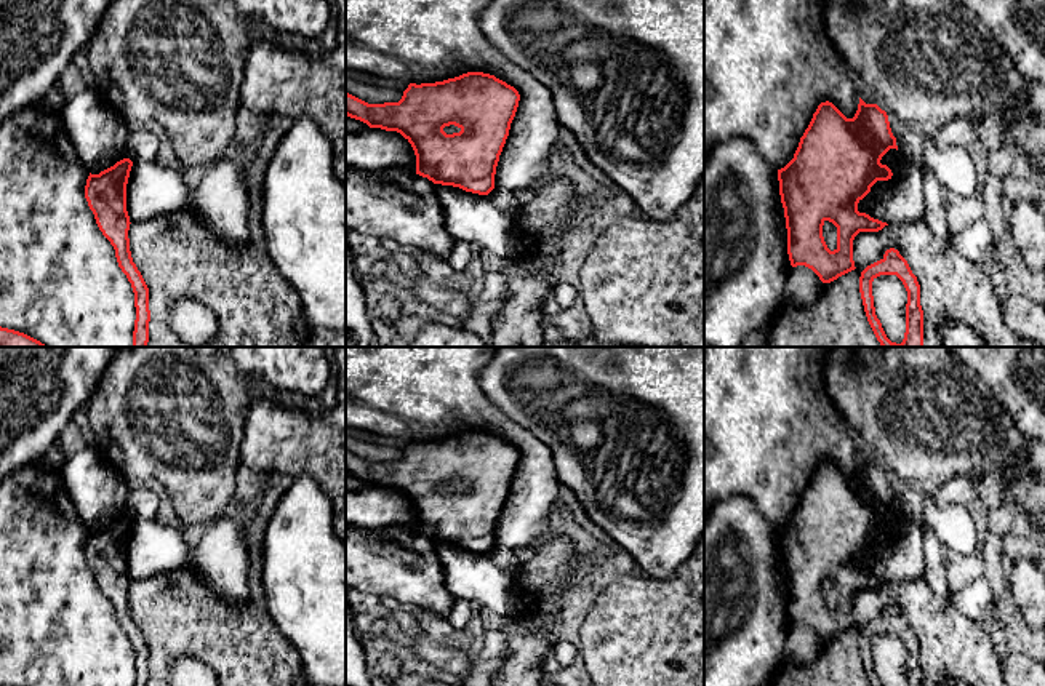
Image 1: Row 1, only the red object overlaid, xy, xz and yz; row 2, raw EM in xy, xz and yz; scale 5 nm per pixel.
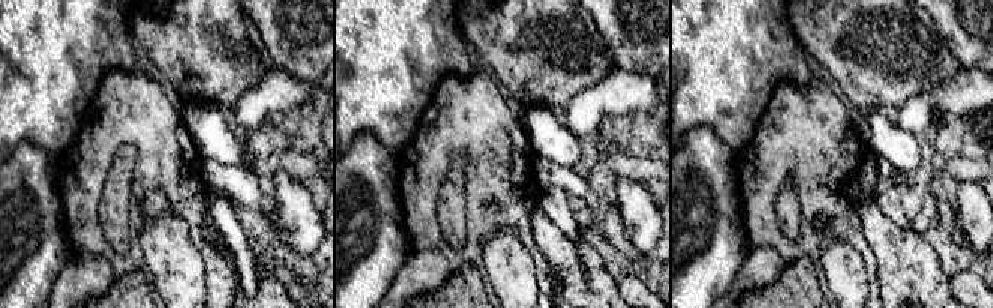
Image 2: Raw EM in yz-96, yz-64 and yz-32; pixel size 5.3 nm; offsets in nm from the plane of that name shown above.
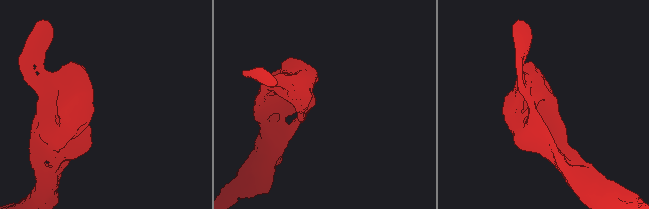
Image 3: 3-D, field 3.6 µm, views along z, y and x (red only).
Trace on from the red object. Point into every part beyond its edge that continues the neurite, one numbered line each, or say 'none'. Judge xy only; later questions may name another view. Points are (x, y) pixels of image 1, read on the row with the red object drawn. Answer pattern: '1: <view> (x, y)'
none

